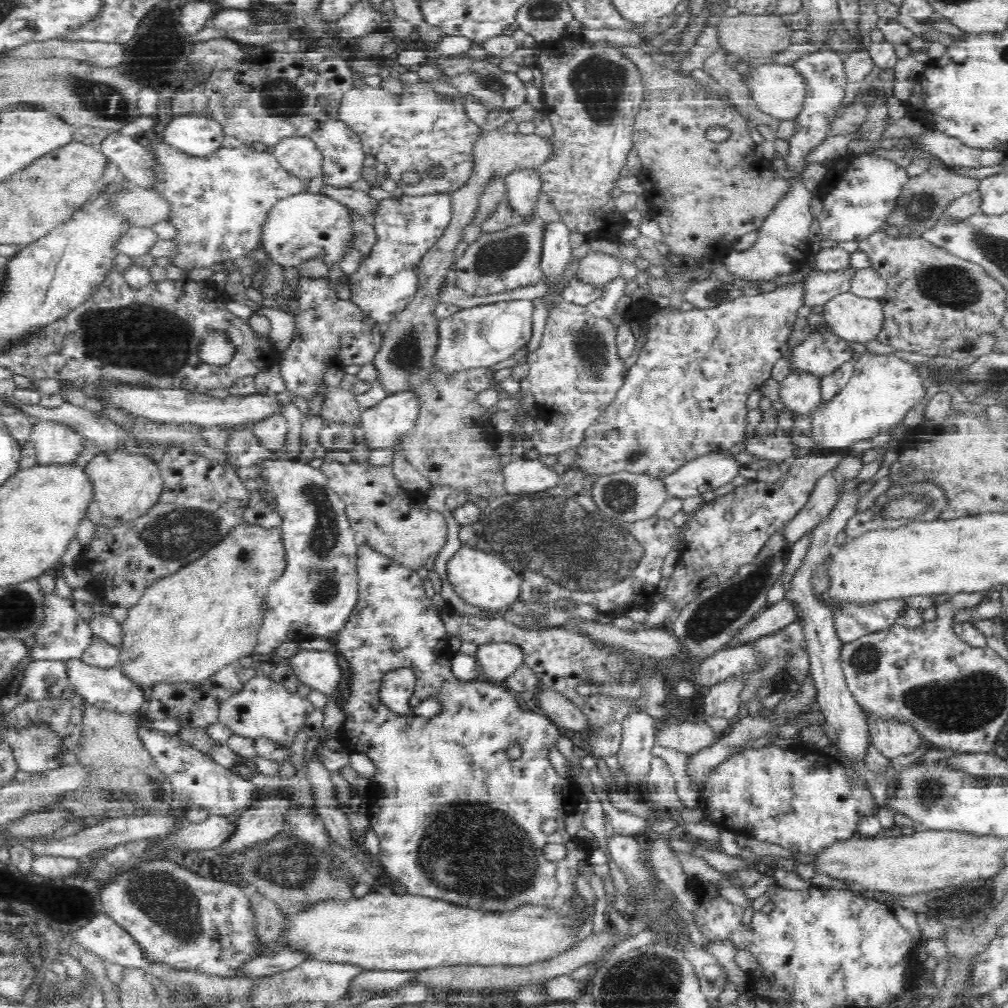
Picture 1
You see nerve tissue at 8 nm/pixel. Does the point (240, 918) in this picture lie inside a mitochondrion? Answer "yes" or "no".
no

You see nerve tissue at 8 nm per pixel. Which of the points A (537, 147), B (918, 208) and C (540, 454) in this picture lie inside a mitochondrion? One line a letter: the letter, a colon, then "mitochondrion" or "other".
A: other
B: mitochondrion
C: other

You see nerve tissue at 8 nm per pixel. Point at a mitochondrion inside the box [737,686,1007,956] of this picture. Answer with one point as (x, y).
(962, 903)

